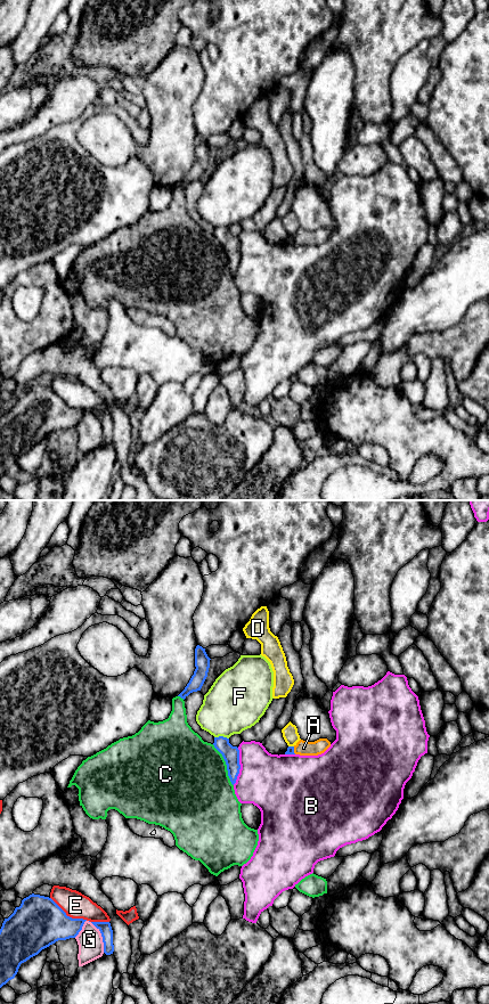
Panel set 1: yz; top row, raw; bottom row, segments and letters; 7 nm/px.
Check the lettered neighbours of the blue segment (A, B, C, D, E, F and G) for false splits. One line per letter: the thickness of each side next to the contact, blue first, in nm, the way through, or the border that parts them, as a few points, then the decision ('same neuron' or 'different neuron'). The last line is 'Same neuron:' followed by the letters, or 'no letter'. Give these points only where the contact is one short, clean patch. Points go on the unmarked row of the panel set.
A: calibres 50 and 110 nm; way yz (291, 238), (293, 239), (303, 237); same neuron
B: calibres 120 and 400 nm; different neuron
C: calibres 120 and 480 nm; different neuron
D: calibres 50 and 110 nm; different neuron
E: calibres 360 and 180 nm; different neuron
F: calibres 120 and 400 nm; border yz (214, 226), (226, 226), (228, 228); different neuron
G: calibres 90 and 180 nm; border yz (88, 410), (99, 421), (104, 441); different neuron
Same neuron: A

